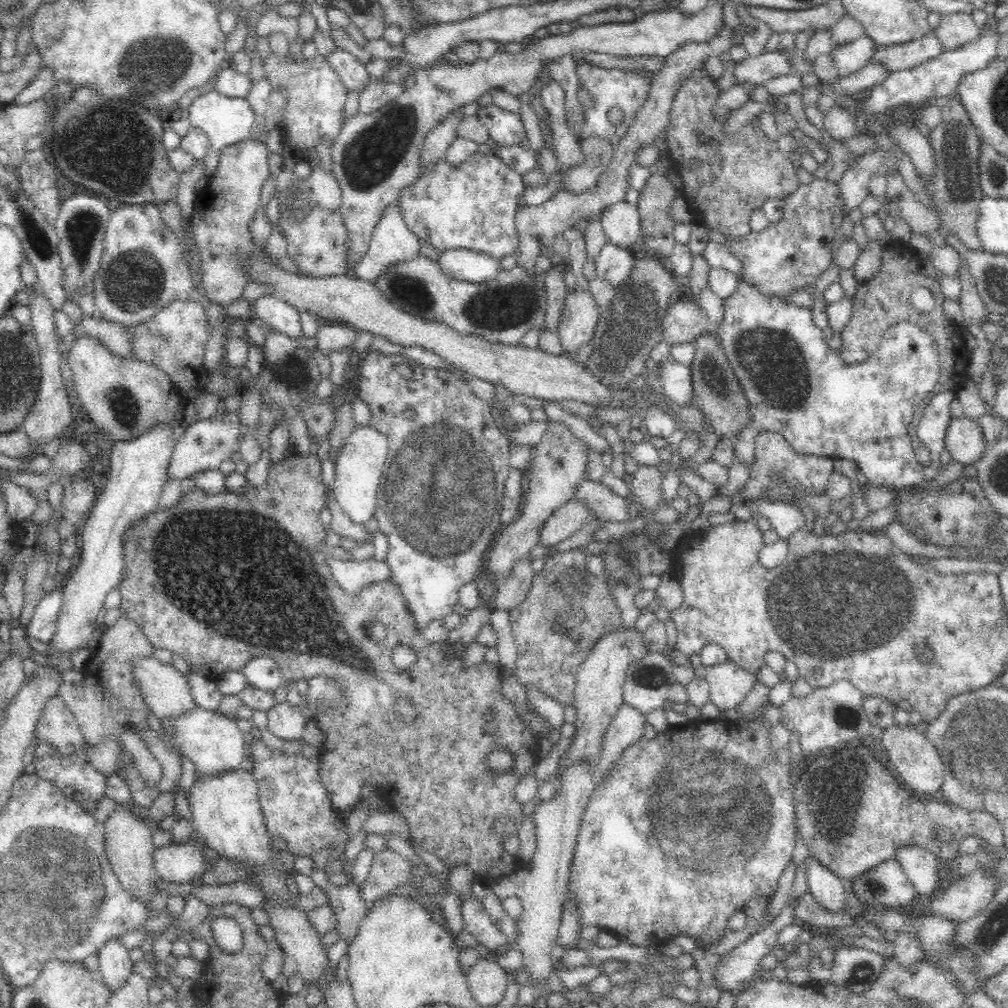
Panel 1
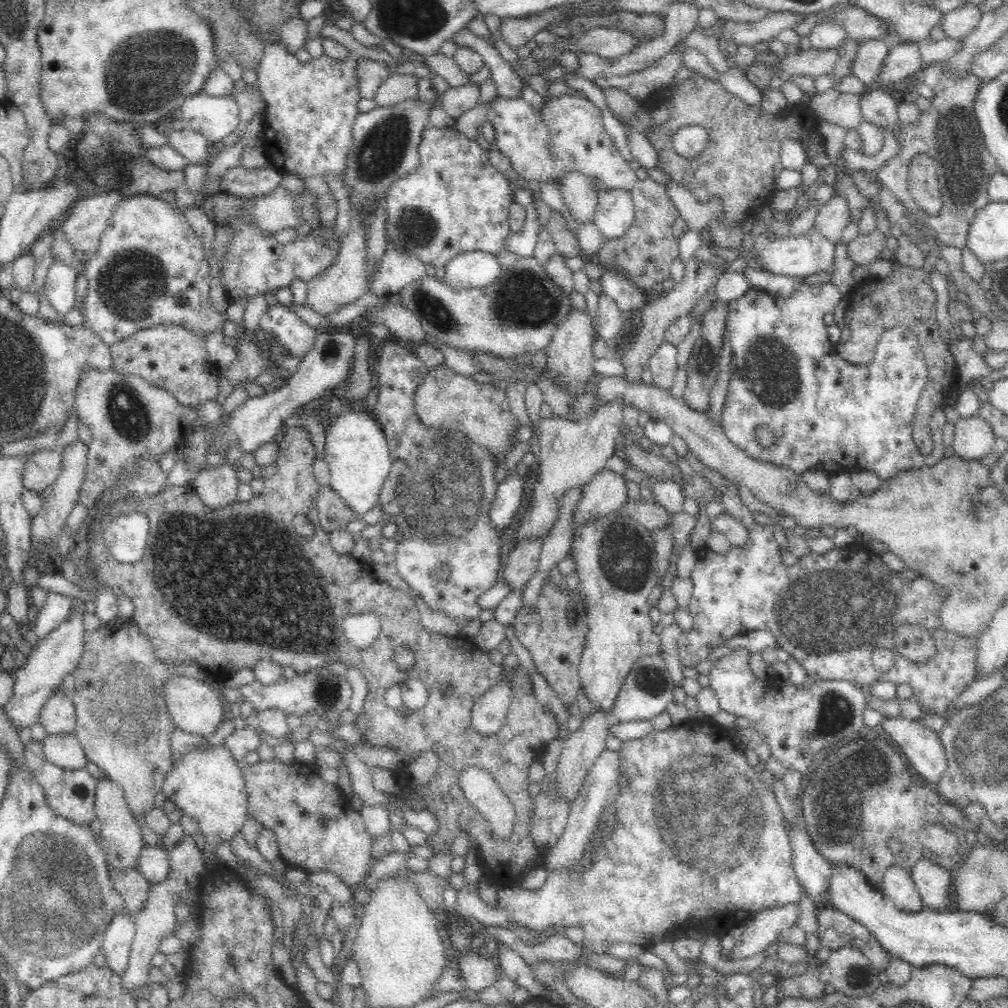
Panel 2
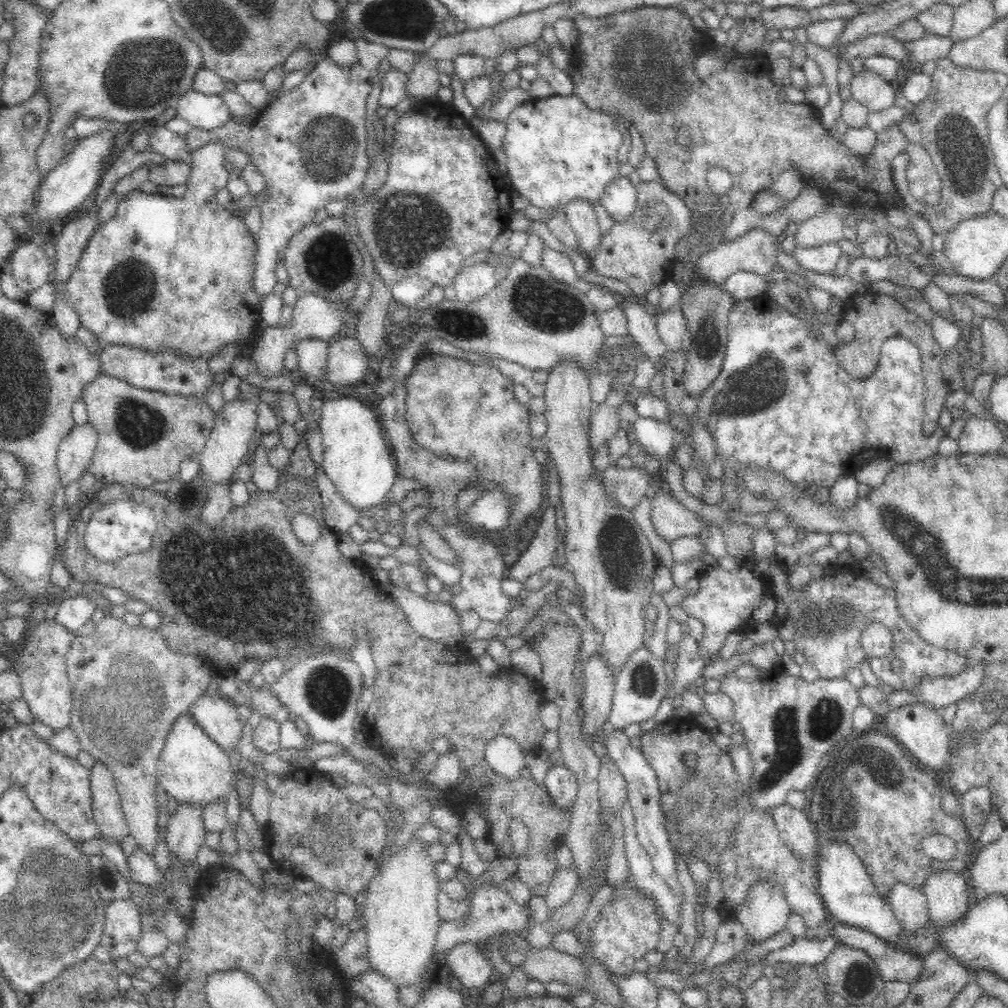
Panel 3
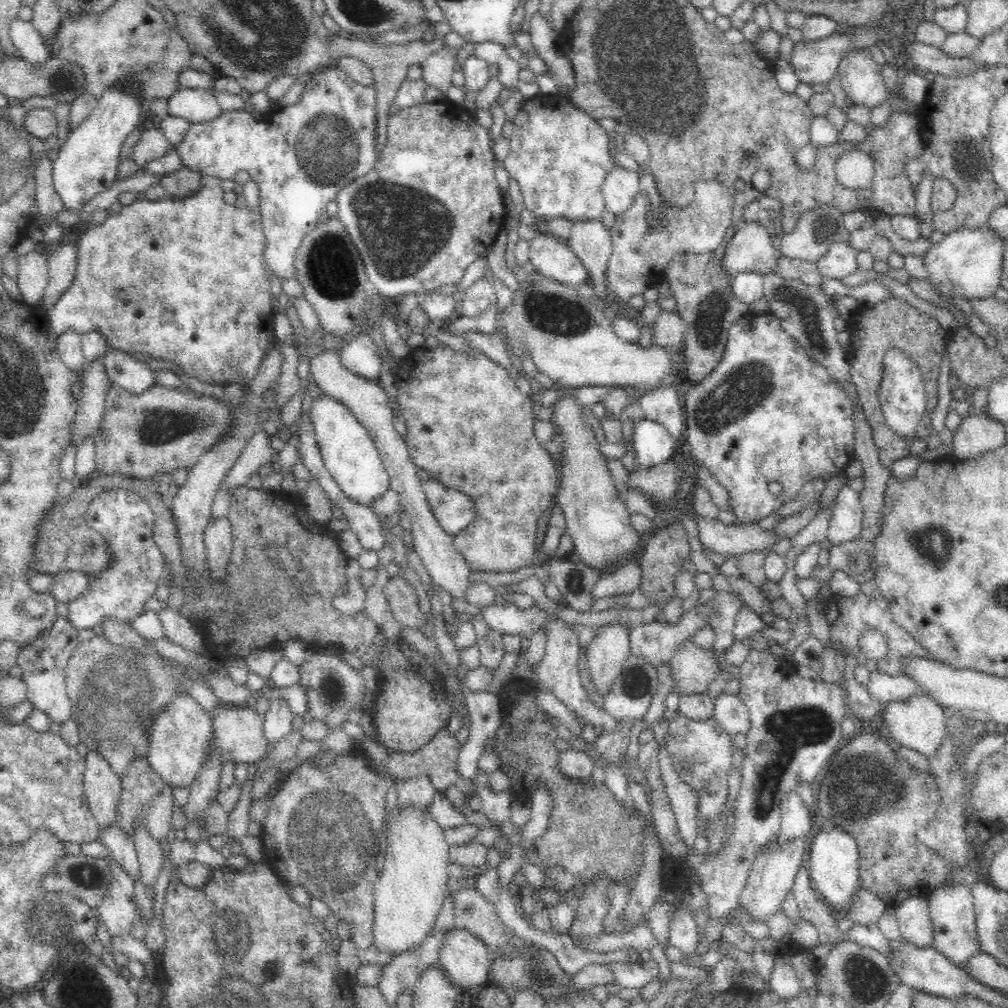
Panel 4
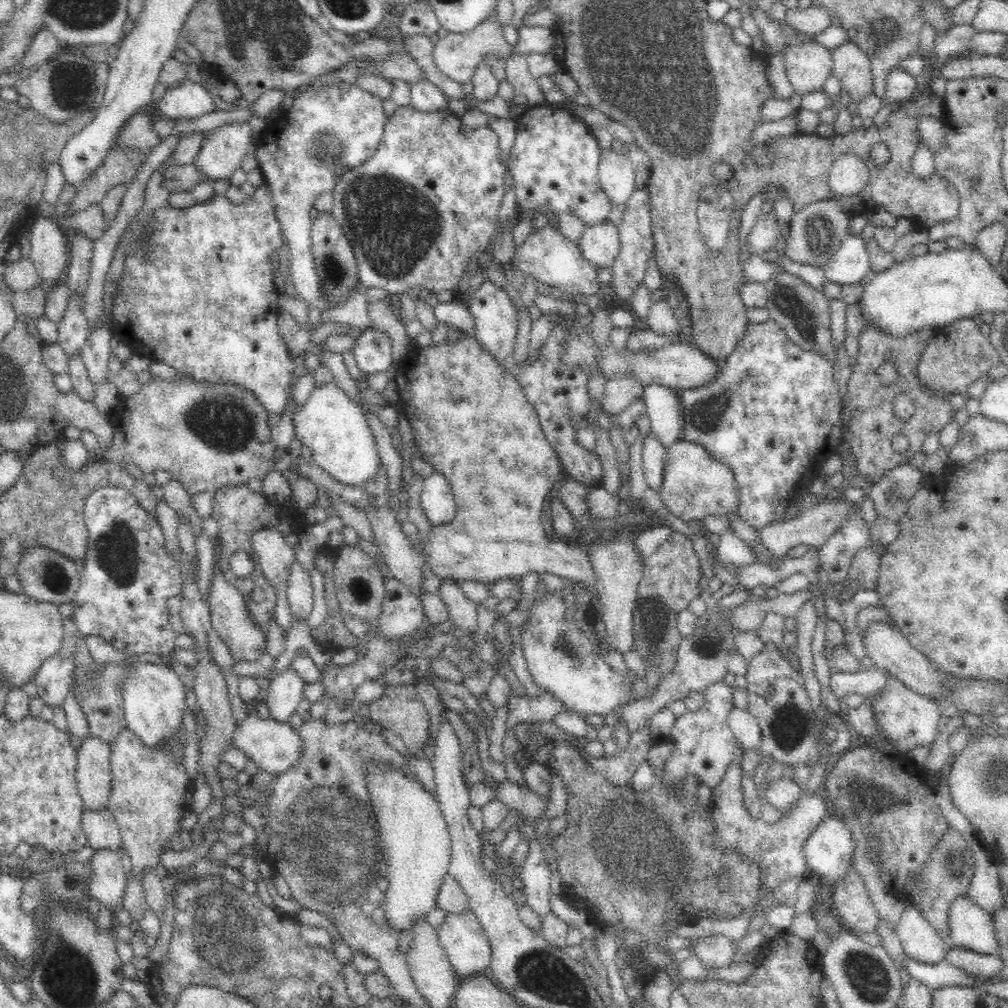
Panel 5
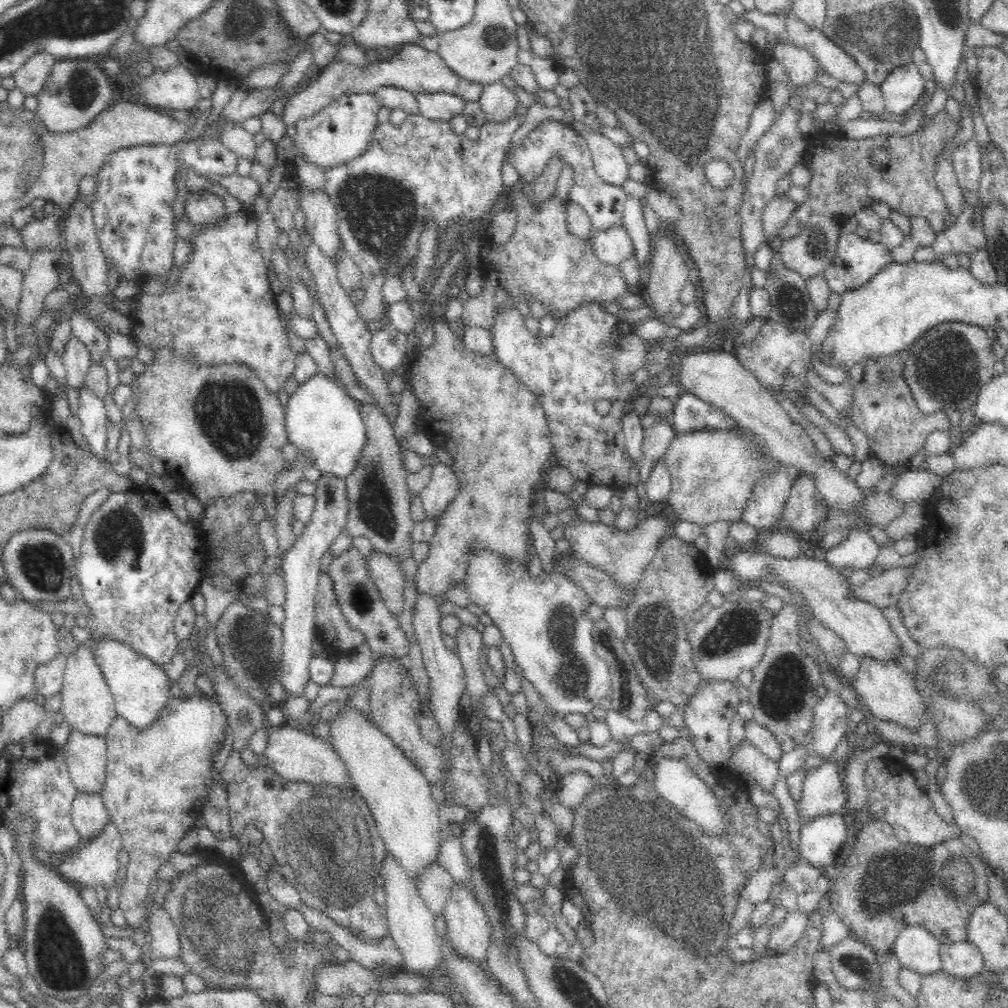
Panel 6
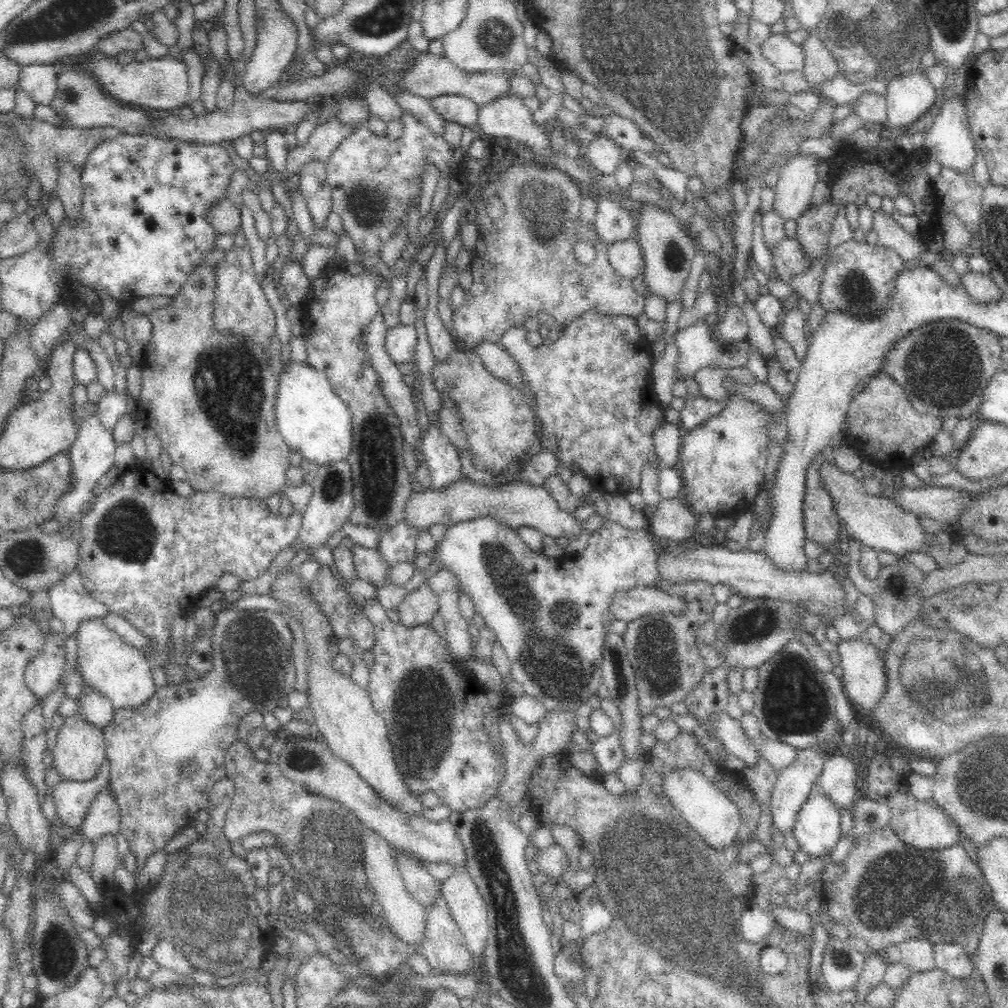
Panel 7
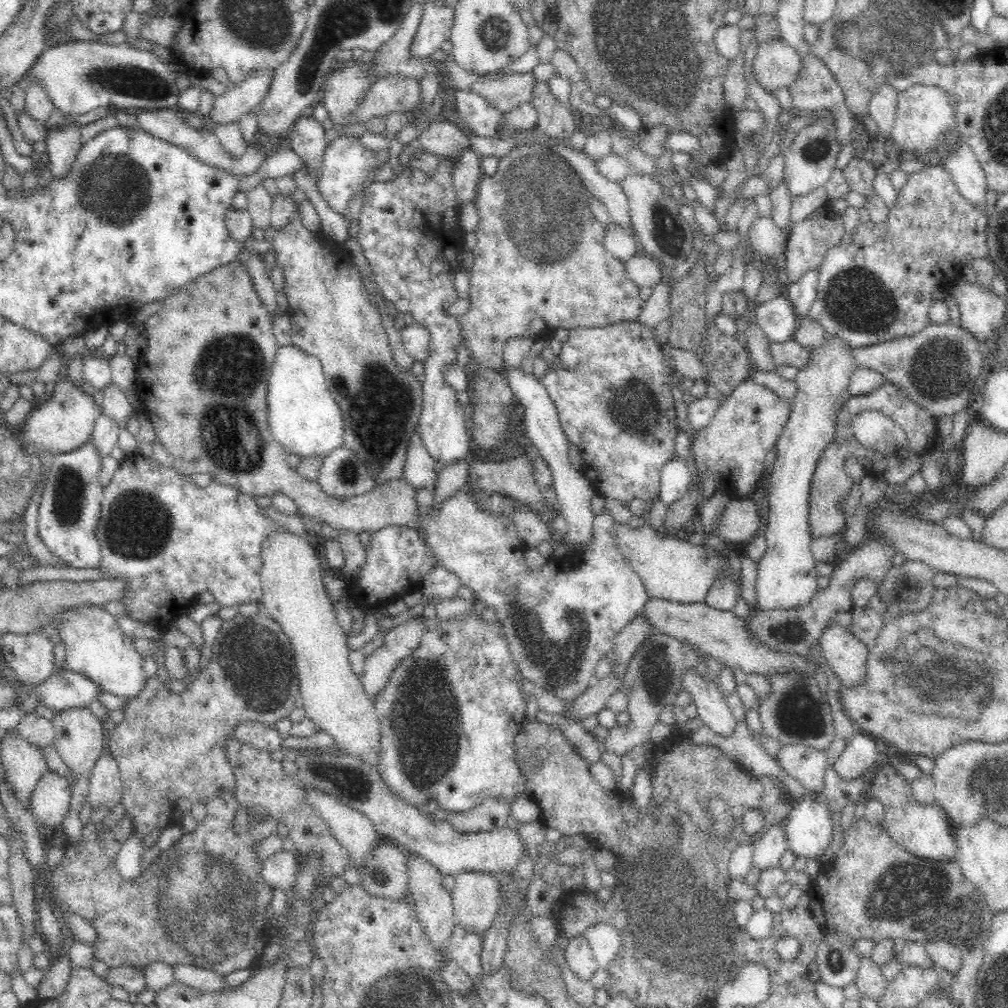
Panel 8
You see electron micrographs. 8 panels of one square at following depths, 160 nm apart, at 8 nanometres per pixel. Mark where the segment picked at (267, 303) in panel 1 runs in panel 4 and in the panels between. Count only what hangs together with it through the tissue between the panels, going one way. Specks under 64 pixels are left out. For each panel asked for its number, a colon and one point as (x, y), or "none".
2: (293, 333)
3: (312, 354)
4: (368, 401)

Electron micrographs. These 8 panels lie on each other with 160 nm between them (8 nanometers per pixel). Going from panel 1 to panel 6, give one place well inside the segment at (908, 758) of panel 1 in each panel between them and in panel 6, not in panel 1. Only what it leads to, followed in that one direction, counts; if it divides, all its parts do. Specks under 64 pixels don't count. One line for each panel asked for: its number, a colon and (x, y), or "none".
2: (922, 747)
3: (920, 729)
4: (918, 723)
5: (908, 720)
6: (887, 690)

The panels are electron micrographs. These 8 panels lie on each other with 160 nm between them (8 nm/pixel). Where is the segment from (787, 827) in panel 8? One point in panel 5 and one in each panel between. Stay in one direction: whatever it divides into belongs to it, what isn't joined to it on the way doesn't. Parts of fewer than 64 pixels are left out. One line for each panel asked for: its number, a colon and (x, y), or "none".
5: (828, 851)
6: (822, 838)
7: (817, 829)

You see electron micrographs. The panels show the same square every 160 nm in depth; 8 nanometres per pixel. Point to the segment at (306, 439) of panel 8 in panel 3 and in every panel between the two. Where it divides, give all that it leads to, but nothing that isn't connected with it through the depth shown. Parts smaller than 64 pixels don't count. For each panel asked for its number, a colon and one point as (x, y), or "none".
3: (356, 458)
4: (348, 451)
5: (329, 424)
6: (323, 422)
7: (312, 419)

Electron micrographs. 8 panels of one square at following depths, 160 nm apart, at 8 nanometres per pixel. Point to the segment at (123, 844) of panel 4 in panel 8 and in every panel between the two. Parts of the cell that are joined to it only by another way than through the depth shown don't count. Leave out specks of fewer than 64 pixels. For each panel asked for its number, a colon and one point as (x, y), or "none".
5: (101, 831)
6: (89, 816)
7: (71, 799)
8: (49, 800)

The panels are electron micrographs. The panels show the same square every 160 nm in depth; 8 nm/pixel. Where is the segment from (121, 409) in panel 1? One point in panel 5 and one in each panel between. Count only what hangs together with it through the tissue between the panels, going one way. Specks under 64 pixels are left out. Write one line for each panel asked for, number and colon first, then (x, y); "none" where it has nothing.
2: (131, 421)
3: (143, 436)
4: (162, 429)
5: (209, 435)

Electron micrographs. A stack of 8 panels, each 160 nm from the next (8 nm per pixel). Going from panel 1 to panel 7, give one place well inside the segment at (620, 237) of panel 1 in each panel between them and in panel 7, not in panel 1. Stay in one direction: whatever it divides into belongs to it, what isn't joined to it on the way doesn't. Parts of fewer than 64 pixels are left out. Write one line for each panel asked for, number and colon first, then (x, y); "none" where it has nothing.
2: (615, 211)
3: (619, 197)
4: (620, 185)
5: (615, 171)
6: (608, 161)
7: (604, 153)

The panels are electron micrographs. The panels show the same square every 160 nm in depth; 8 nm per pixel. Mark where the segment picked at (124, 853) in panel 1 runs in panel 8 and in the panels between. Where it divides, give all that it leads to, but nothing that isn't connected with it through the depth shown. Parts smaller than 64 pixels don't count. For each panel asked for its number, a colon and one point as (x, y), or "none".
2: (121, 834)
3: (108, 815)
4: (101, 786)
5: (92, 774)
6: (85, 755)
7: (80, 747)
8: (78, 733)

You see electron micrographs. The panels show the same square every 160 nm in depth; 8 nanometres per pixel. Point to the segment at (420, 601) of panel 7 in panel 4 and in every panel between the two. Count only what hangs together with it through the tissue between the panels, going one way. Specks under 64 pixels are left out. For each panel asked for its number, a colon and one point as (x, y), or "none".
4: (468, 425)
5: (471, 419)
6: (473, 407)

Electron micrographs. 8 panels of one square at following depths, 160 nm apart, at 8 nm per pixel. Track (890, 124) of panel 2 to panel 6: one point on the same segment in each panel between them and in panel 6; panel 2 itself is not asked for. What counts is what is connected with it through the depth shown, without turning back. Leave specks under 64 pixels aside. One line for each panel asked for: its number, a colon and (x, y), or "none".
3: (869, 89)
4: (860, 76)
5: (850, 68)
6: (831, 59)

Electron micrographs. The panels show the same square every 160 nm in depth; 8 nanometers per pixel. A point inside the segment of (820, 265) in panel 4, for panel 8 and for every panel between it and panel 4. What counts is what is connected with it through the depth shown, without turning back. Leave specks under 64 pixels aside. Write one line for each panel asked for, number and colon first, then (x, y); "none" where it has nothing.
5: (852, 264)
6: (857, 261)
7: (860, 278)
8: (877, 286)

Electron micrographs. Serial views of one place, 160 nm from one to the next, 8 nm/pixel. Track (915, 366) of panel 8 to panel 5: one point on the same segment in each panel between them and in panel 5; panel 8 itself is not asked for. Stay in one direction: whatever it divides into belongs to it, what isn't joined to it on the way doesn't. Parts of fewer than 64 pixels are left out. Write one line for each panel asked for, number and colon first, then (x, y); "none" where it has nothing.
5: (958, 354)
6: (945, 368)
7: (943, 367)

